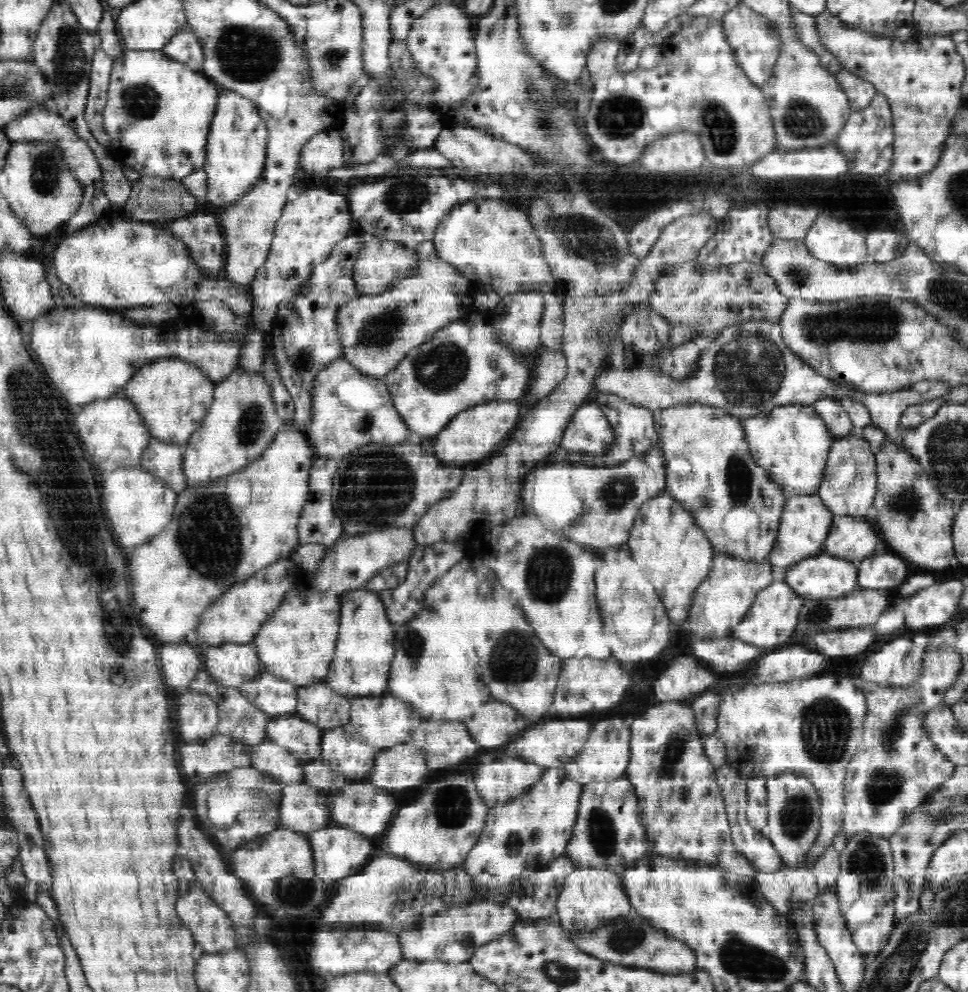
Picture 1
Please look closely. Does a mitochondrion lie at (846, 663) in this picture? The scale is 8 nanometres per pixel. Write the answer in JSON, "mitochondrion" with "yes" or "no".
{"mitochondrion":"no"}

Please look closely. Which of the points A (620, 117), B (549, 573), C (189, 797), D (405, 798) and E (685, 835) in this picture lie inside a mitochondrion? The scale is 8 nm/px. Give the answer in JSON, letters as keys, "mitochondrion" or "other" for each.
{"A":"mitochondrion","B":"mitochondrion","C":"other","D":"other","E":"other"}

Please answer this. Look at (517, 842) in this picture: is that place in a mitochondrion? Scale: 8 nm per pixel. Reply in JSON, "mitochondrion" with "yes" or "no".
{"mitochondrion":"yes"}

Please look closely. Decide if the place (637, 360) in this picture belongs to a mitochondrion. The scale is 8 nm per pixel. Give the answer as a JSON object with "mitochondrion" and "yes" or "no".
{"mitochondrion":"no"}

